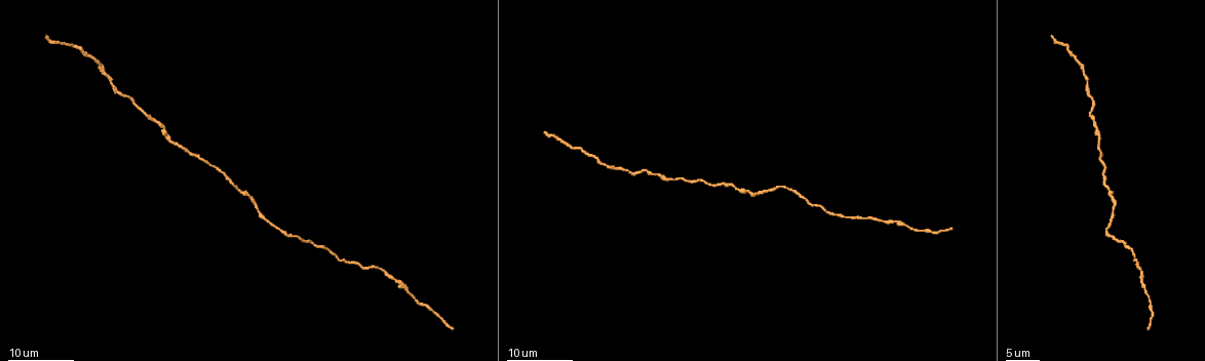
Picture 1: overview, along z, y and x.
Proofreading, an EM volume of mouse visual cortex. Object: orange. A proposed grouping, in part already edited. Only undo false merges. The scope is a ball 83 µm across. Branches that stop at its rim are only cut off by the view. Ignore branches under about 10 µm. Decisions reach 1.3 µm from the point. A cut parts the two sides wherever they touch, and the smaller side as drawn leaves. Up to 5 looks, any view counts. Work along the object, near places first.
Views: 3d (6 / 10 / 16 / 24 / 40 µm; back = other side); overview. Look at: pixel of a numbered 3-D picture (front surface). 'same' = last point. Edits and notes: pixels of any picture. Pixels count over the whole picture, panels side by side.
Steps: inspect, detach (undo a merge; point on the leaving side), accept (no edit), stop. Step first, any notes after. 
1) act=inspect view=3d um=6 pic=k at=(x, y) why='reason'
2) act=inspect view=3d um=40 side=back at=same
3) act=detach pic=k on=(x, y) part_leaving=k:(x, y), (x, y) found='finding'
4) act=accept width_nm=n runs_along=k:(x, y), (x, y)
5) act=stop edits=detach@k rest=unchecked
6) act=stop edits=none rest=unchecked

act=inspect view=3d um=24 pic=1 at=(1076, 62)

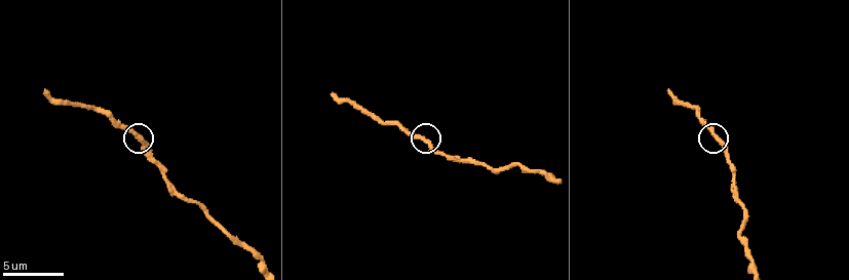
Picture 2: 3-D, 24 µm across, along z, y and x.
act=inspect view=3d um=10 pic=2 at=(136, 135)

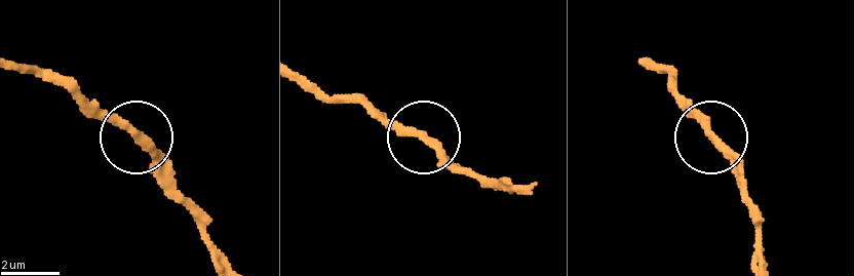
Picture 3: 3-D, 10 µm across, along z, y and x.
act=accept runs_along=3:(763, 259), (763, 222), (743, 170), (676, 91) found='continuous, no second neuron'

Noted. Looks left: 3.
act=inspect view=3d um=24 pic=1 at=(244, 193)

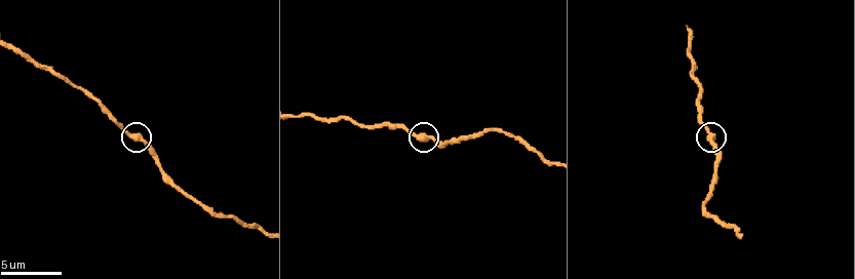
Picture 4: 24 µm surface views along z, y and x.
act=inspect view=3d um=10 pic=4 at=(420, 135) why='closer look'

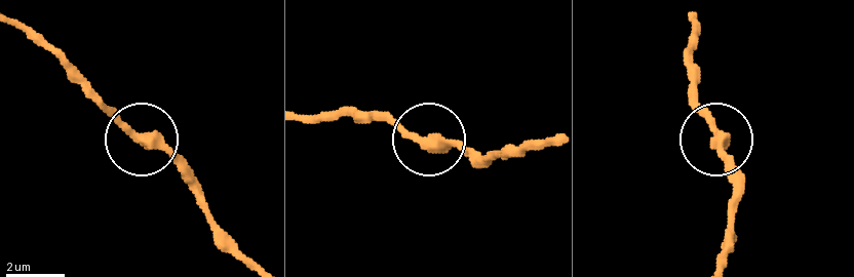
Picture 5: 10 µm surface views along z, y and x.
act=accept runs_along=5:(143, 134), (199, 188) found='continuous, no second neuron'

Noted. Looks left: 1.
act=stop edits=none rest=unchecked

